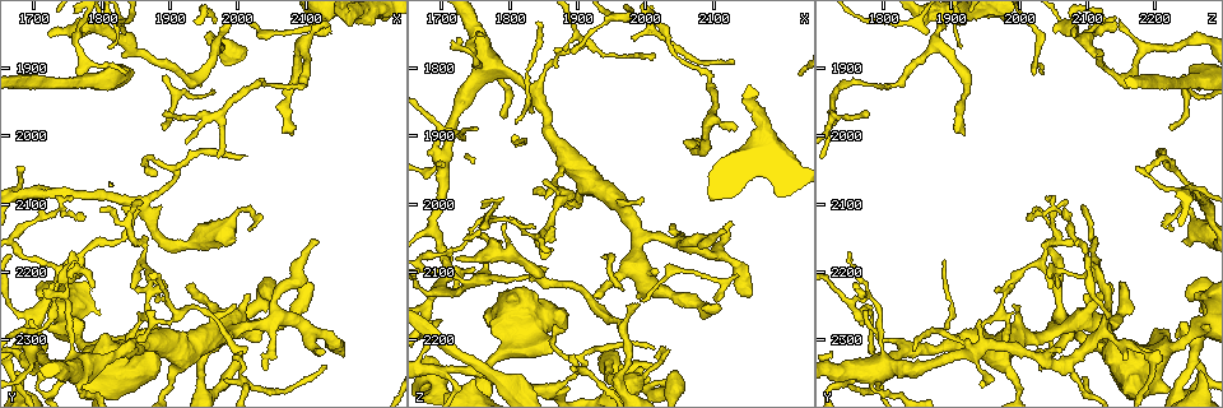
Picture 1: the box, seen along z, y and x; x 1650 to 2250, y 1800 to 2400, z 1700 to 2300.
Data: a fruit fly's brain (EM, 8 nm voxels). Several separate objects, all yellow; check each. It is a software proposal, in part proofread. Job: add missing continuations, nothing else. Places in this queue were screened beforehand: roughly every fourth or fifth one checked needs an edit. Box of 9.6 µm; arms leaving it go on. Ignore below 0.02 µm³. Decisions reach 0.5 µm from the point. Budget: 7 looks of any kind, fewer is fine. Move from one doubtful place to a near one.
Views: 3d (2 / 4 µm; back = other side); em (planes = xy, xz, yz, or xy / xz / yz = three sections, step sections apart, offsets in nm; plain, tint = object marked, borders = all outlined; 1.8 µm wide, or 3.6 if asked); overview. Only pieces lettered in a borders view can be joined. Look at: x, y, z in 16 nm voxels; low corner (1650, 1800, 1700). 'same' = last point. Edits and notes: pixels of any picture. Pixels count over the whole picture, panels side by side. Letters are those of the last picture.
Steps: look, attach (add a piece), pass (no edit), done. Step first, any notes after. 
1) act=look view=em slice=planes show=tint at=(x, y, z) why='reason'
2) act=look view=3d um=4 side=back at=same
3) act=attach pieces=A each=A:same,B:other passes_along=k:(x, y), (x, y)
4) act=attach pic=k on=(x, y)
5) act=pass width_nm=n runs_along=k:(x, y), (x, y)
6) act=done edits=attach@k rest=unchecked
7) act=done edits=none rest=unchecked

act=look view=em slice=xy step=8 show=borders at=(2010, 2030, 2210) why='branch stops here'

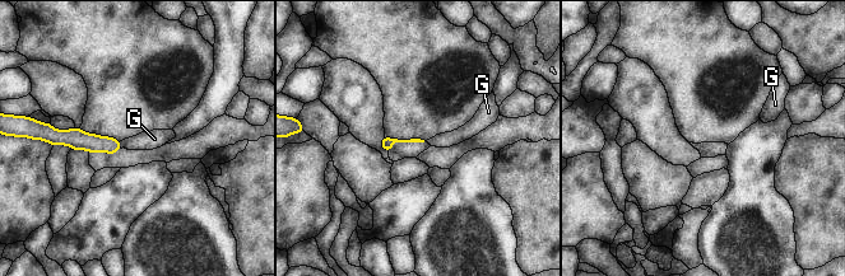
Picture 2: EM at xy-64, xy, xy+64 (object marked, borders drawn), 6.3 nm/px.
act=pass each=G:other border=2:(119, 141), (121, 148) found='none of them fits'

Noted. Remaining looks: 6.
act=look view=3d um=4 at=(1995, 2155, 2245) why='free end'

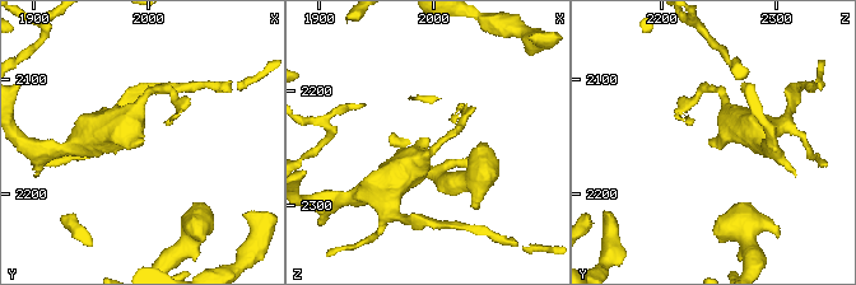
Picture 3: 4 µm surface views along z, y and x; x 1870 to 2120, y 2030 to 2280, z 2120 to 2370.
act=look view=em um=3.6 slice=yz step=8 show=tint at=(1992, 2154, 2242) why='shape alone is not enough'

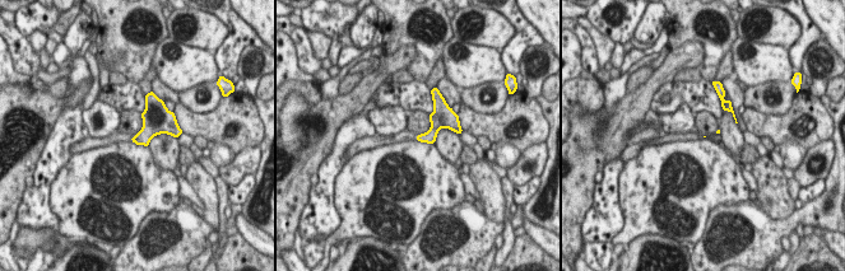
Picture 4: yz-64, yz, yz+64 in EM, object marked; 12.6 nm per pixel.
act=look view=em um=3.6 slice=planes show=borders at=same

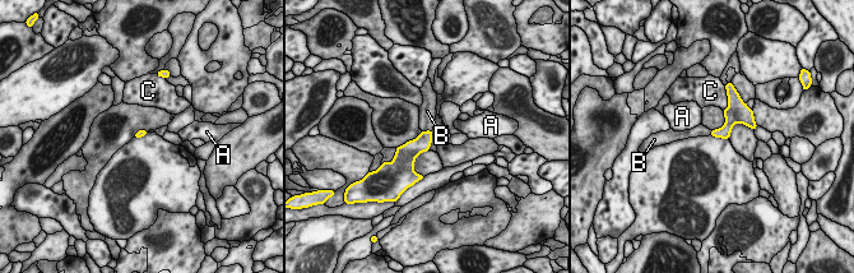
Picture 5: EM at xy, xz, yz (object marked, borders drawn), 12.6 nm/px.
act=attach pieces=B each=A:other,B:same,C:other passes_along=5:(422, 143), (427, 130), (427, 111) found='it goes on there'

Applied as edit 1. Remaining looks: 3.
act=look view=overview

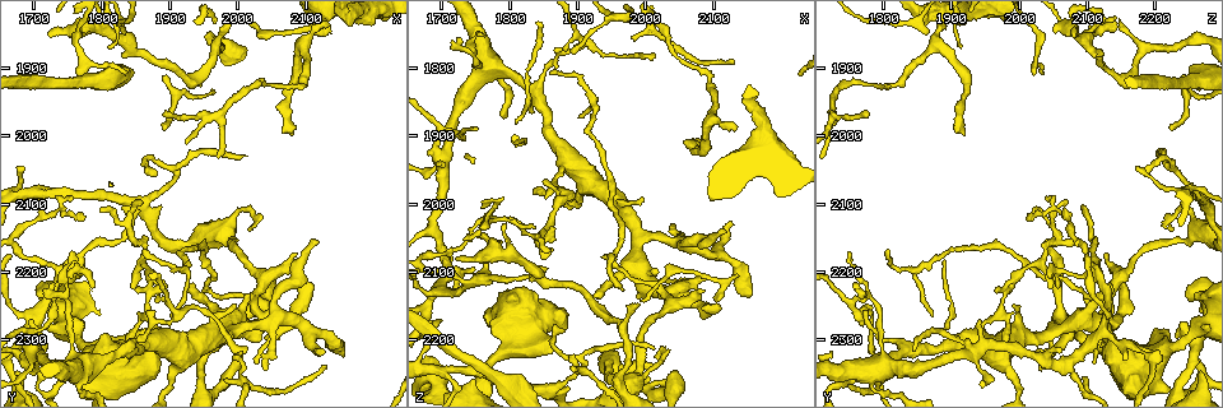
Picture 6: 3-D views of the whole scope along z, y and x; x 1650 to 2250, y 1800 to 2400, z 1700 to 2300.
act=look view=3d um=2 at=(1970, 2275, 2235) why='an open end'

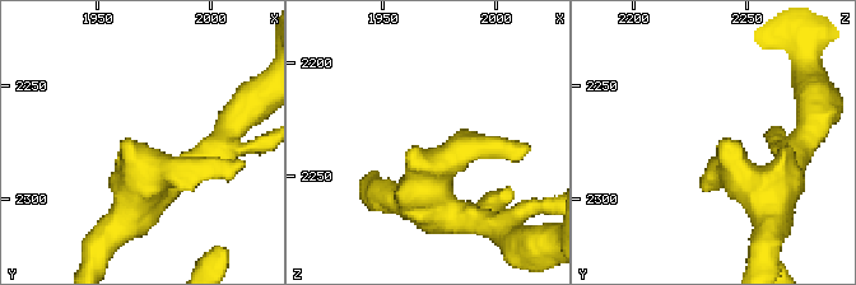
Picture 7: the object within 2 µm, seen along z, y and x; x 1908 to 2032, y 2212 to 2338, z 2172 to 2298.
act=look view=em slice=planes show=borders at=(1966, 2274, 2239) why='shape alone is not enough'

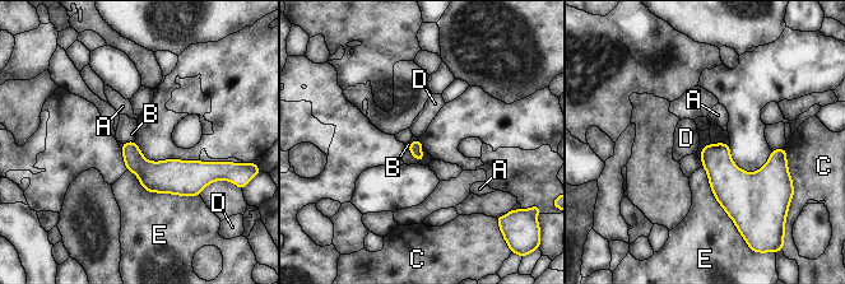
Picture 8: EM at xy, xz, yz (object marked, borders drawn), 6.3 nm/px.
act=pass longest_contact=E:500nm each=A:other,B:other,C:other,D:other,E:other found='no lettered piece goes on from it'

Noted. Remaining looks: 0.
act=done edits=attach@5 rest=unchecked

